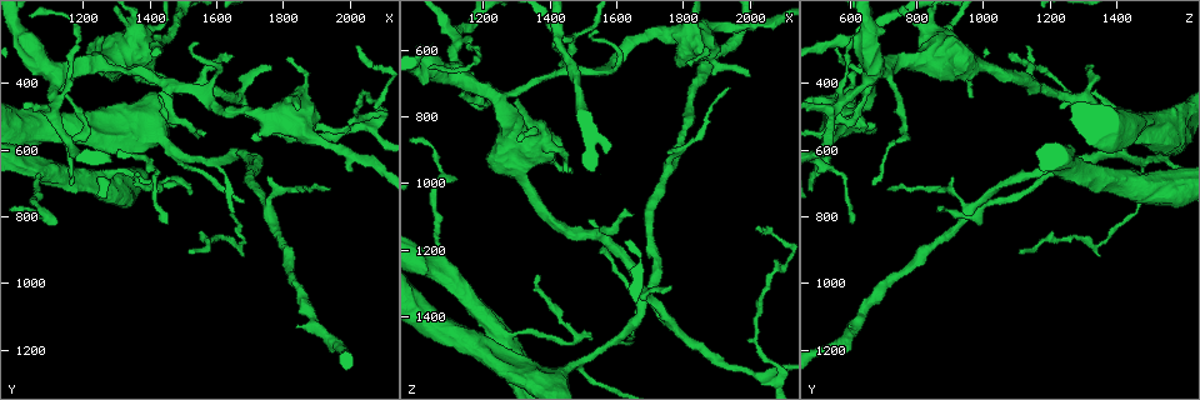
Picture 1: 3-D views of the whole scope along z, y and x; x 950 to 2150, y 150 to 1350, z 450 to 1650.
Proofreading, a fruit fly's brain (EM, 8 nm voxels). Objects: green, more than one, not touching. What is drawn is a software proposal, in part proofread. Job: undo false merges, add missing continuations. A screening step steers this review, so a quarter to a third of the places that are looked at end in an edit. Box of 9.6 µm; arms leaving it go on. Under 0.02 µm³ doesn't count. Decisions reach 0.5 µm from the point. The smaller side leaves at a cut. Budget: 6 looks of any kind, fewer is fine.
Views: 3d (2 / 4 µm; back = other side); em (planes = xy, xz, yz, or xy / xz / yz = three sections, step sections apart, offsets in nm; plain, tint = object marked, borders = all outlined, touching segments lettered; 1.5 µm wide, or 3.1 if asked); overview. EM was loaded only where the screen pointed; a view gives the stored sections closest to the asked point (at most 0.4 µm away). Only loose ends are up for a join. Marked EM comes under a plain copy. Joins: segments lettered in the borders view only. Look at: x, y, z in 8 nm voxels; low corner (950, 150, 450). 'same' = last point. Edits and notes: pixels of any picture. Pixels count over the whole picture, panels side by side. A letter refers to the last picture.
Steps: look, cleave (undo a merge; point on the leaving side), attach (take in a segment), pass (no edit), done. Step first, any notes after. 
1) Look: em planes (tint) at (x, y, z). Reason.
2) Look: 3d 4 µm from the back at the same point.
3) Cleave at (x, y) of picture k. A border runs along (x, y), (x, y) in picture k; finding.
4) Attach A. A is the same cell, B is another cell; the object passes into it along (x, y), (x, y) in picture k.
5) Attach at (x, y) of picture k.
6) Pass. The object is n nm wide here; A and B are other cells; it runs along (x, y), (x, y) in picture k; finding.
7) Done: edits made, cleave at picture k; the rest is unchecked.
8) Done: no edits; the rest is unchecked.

Look: em yz step 4 (tint) at (1550, 270, 540). Thin end.

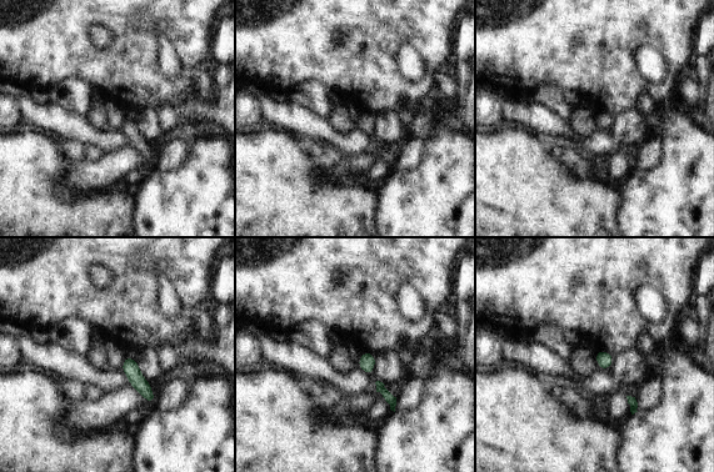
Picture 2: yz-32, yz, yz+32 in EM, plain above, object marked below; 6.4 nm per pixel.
Look: em yz step 4 (borders) at the same point.

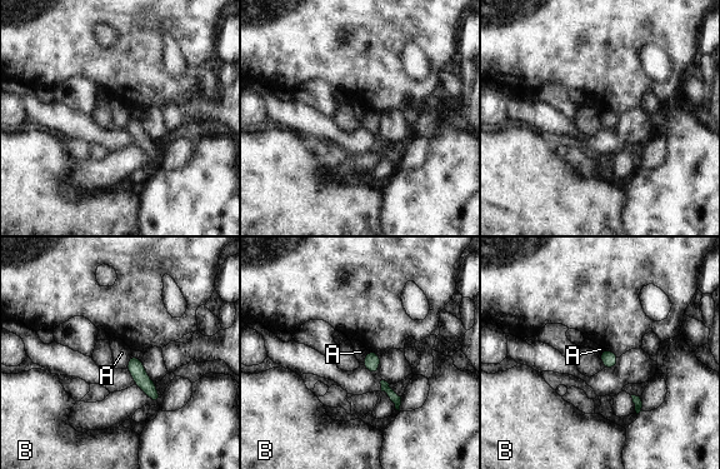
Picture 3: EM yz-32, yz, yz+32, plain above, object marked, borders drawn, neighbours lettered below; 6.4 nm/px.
Pass. A and B are other cells; it runs along (133, 359), (140, 378), (156, 398) in picture 3; no lettered segment goes on from it.

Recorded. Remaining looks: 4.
Look: em planes (borders) at (1650, 320, 1090).

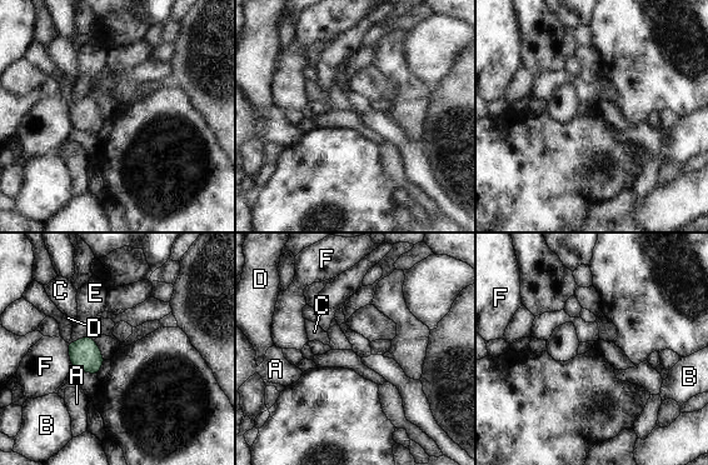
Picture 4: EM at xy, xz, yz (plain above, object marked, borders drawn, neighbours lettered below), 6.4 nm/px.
Pass. The object is 140 nm wide here; A, B, C, D, E and F are other cells; none of them fits.

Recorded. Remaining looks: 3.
Look: em xy step 8 (tint) at (1470, 710, 1470). Abrupt turn.

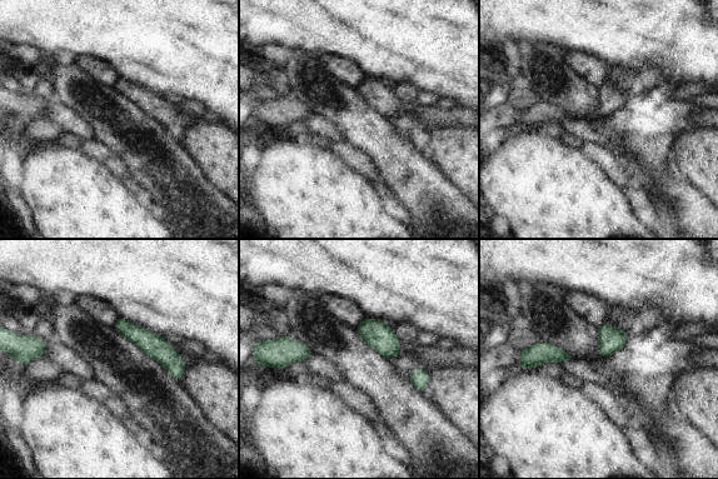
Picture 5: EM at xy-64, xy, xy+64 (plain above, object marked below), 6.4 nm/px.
Look: em xz step 4 (borders) at the same point.

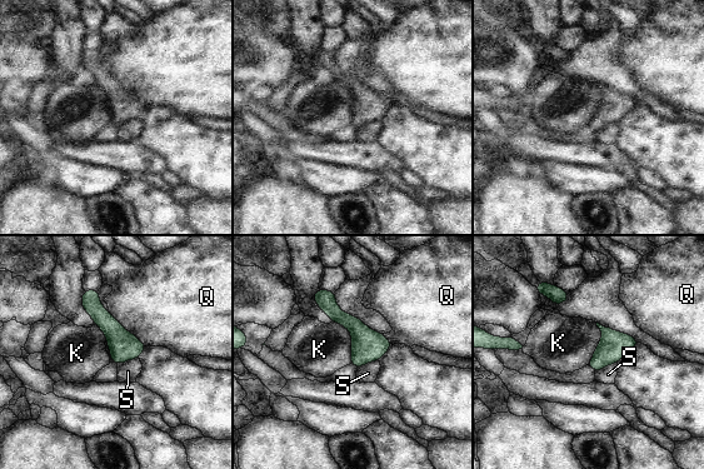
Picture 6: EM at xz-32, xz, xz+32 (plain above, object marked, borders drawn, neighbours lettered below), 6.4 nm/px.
Pass. The object is 130 nm wide here; K, Q and S are other cells; a border runs along (331, 320), (350, 332), (352, 363) in picture 6; continuous, no second neuron.

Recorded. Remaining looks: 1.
Done: no edits; the rest is unchecked.

